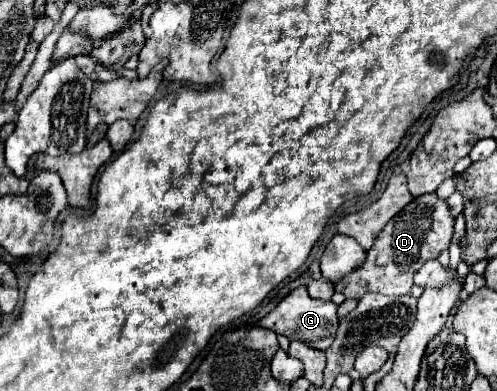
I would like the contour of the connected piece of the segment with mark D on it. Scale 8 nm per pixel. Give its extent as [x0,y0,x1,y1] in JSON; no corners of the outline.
[334,192,454,298]

